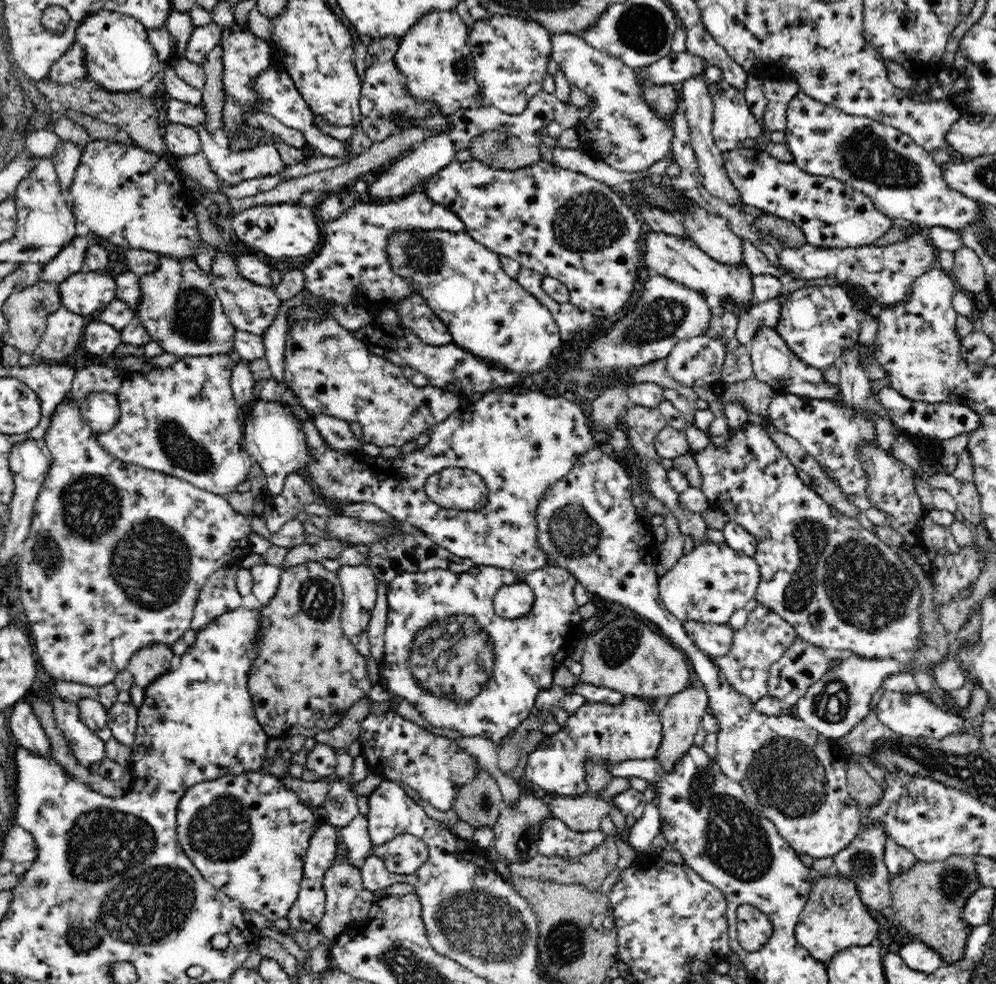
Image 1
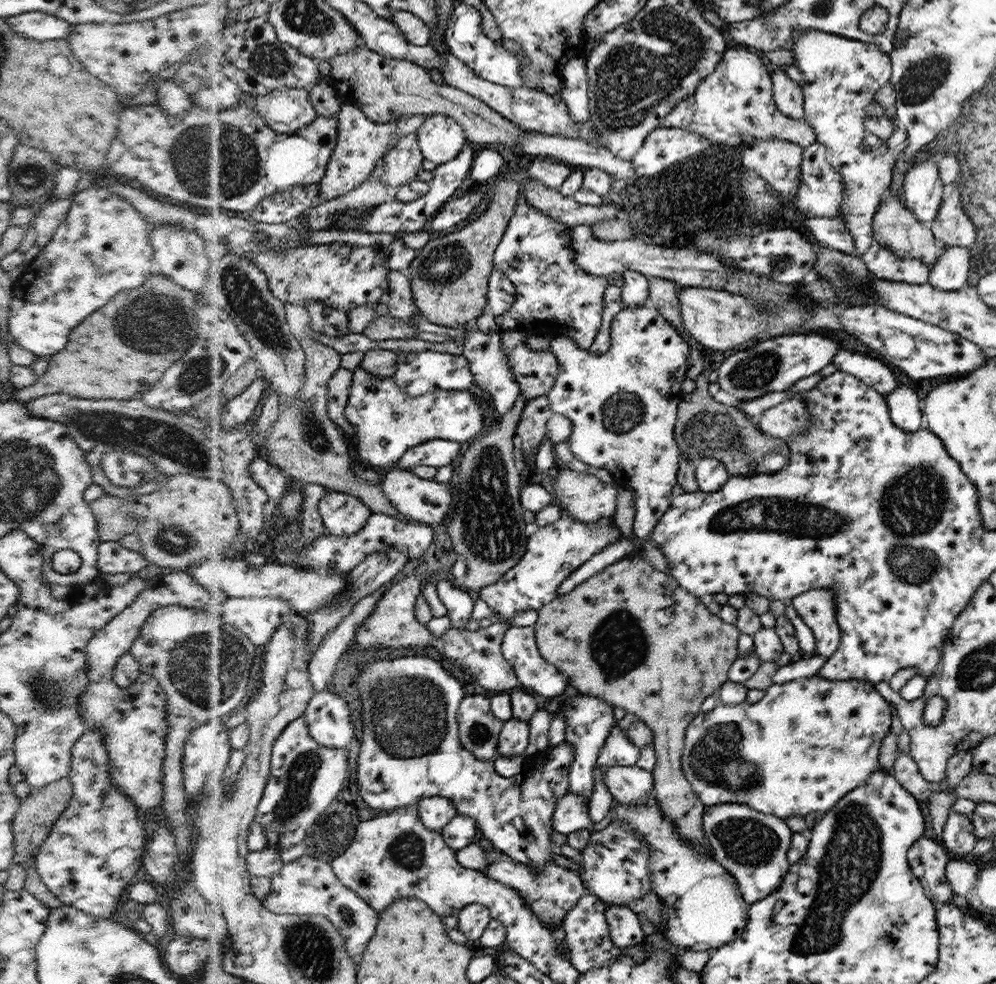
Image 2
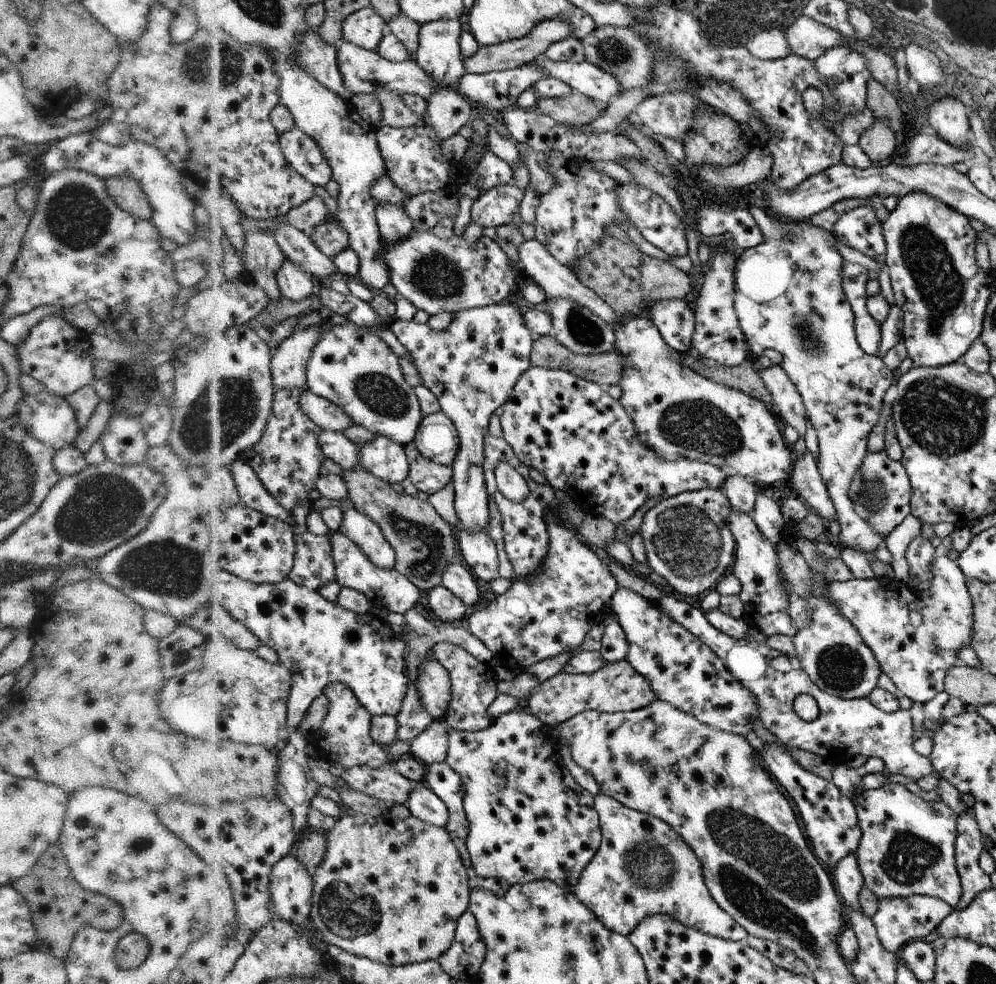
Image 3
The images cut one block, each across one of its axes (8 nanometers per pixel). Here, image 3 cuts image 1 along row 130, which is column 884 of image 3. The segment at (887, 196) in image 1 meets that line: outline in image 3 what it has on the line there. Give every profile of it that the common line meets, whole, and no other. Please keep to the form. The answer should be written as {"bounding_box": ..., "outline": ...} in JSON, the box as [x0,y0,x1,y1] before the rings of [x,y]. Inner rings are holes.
{"bounding_box":[853,783,962,908],"outline":[[[885,783],[877,789],[864,789],[853,798],[860,820],[861,842],[856,849],[857,863],[865,886],[880,901],[891,898],[908,898],[914,895],[928,895],[941,898],[953,908],[962,896],[961,878],[955,859],[957,837],[957,814],[941,801],[924,801],[900,783]]]}

